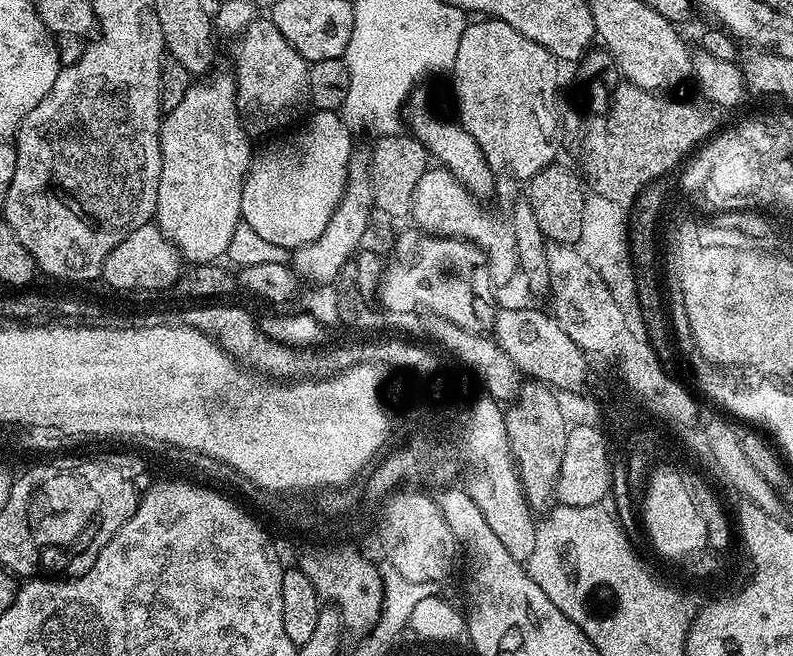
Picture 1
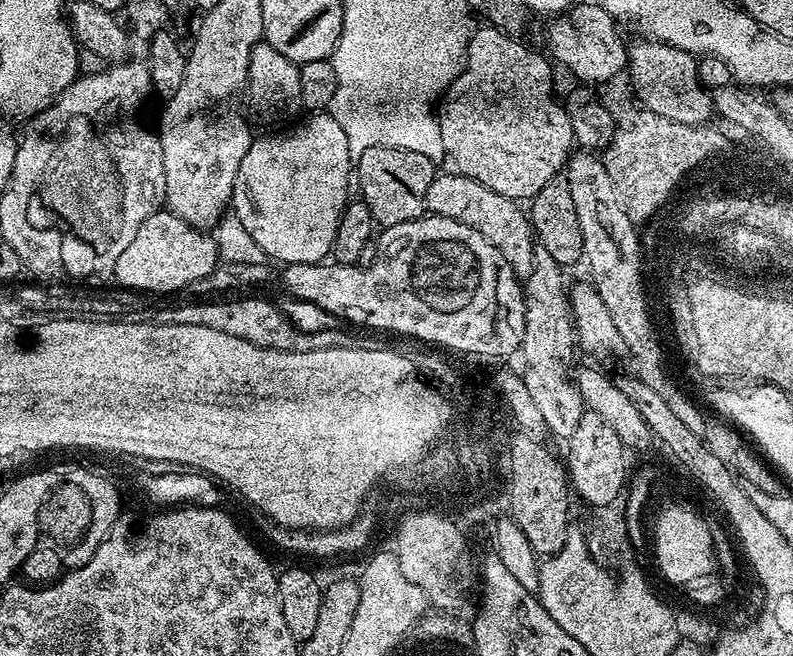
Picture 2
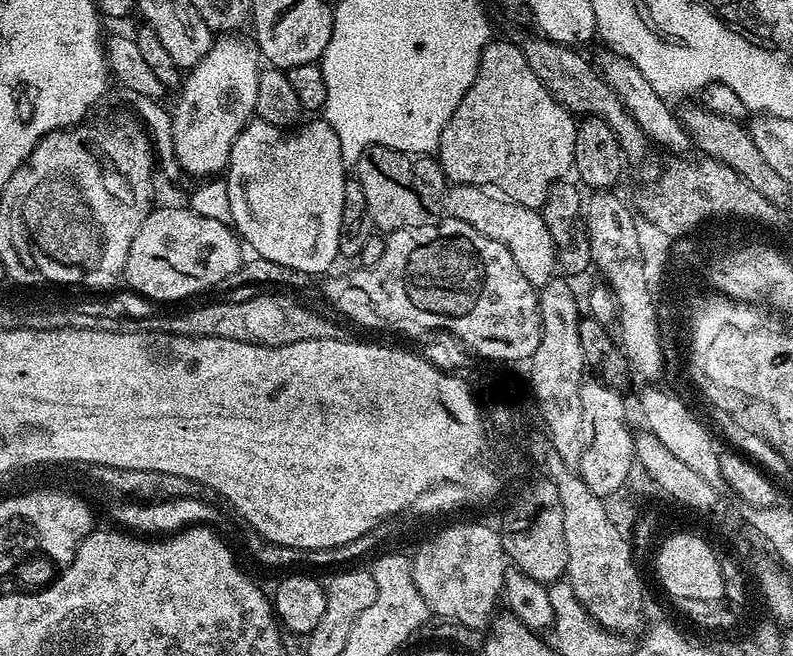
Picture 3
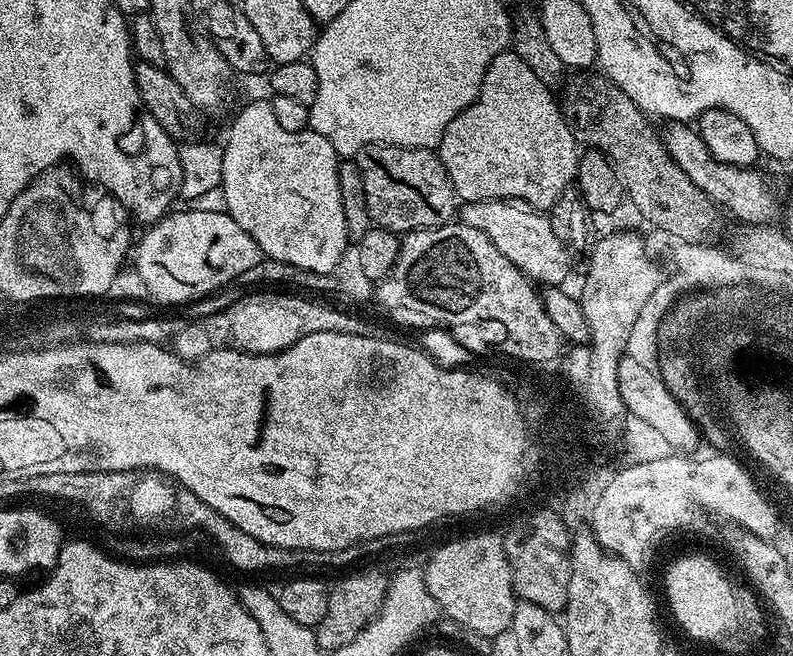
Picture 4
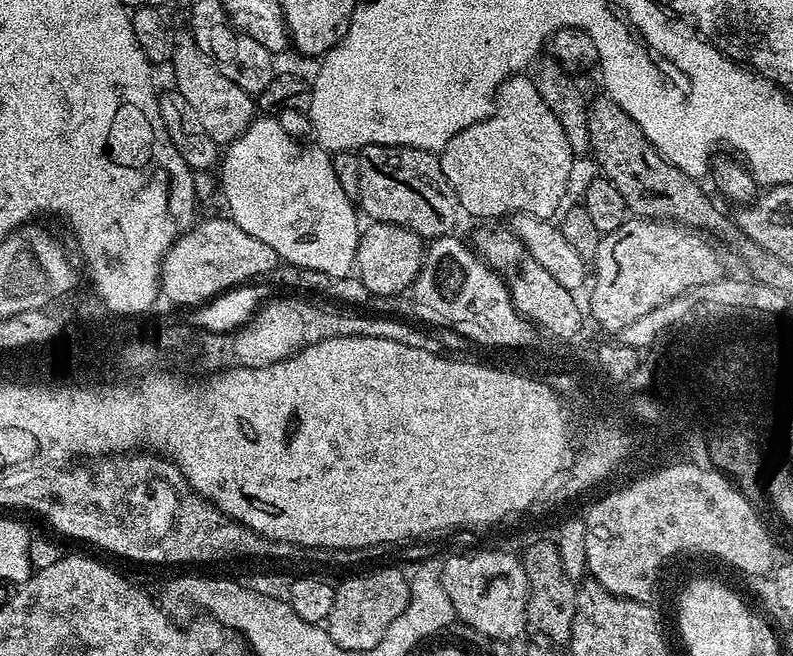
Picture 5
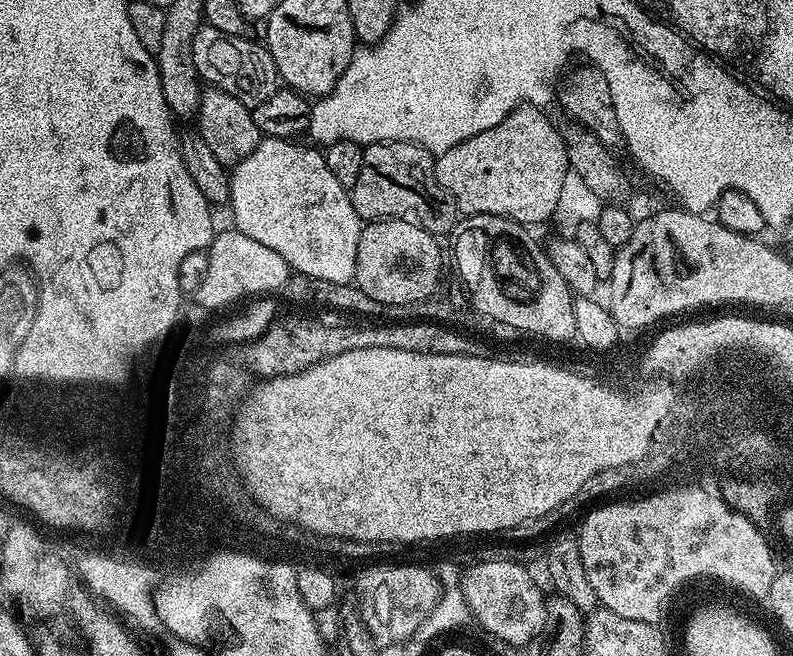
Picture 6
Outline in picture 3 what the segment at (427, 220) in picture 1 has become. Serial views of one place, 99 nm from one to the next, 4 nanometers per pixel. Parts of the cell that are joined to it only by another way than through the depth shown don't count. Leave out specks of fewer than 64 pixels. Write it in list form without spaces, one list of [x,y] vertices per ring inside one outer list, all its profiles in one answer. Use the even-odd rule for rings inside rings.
[[[452,184],[447,189],[444,206],[451,219],[466,222],[466,226],[474,226],[478,234],[486,234],[486,238],[502,242],[502,246],[510,250],[510,258],[518,262],[518,270],[526,274],[526,282],[530,282],[533,288],[544,288],[557,275],[558,249],[537,209],[514,202],[496,188],[483,188],[477,184]]]

